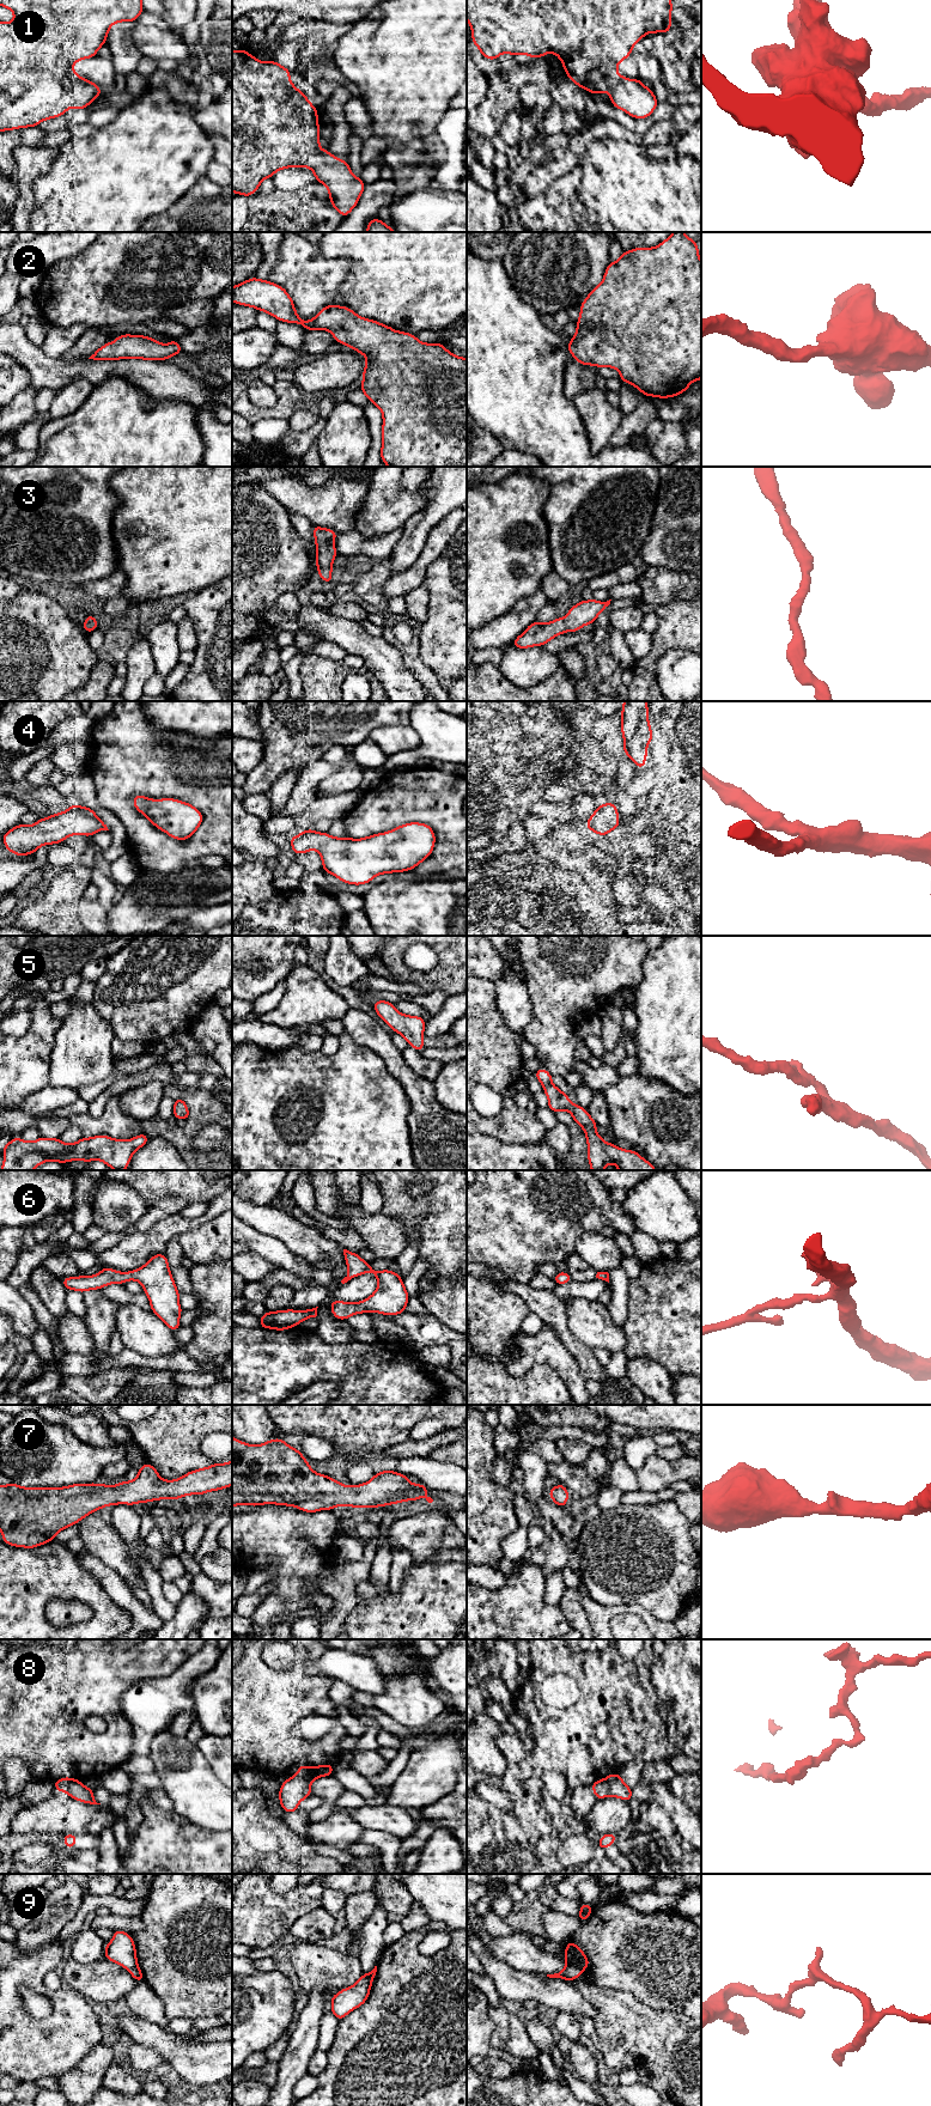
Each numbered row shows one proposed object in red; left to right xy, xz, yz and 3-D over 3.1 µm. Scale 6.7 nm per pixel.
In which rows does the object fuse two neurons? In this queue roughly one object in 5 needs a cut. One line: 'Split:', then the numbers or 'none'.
Split: 8, 9

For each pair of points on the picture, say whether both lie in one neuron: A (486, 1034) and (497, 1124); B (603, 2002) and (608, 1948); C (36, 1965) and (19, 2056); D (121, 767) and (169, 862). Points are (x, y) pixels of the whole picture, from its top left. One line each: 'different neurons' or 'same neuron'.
A: same neuron
B: different neurons
C: same neuron
D: same neuron

